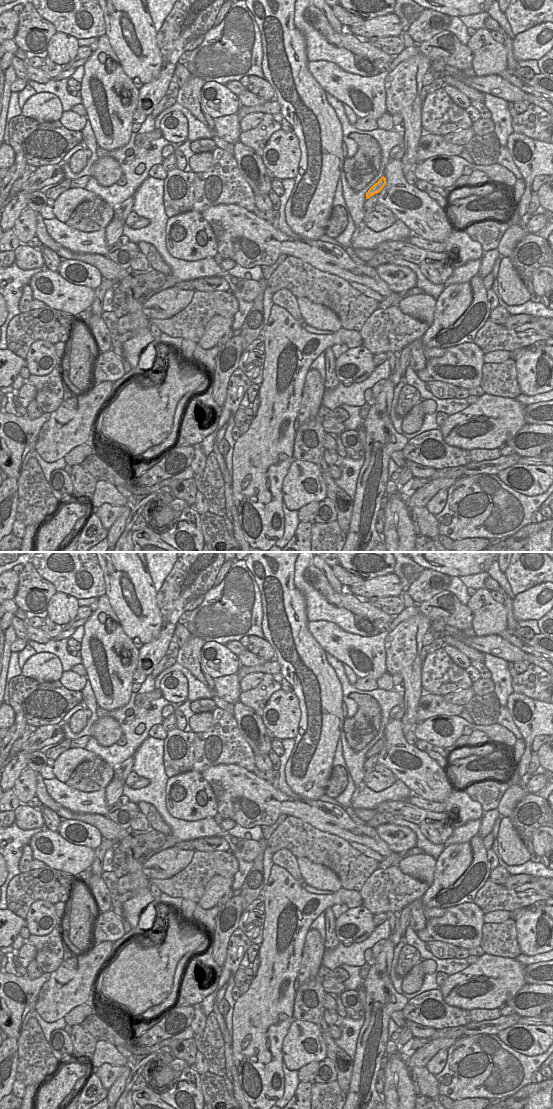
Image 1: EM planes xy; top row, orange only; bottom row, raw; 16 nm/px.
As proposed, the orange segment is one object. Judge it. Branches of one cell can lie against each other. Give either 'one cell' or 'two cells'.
one cell

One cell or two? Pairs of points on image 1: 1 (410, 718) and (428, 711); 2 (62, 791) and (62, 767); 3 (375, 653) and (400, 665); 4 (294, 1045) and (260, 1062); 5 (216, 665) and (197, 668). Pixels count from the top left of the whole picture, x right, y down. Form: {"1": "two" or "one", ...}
{"1": "two", "2": "two", "3": "two", "4": "two", "5": "two"}

